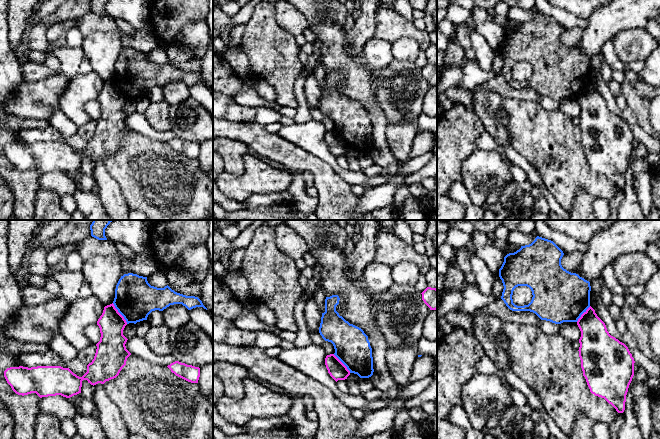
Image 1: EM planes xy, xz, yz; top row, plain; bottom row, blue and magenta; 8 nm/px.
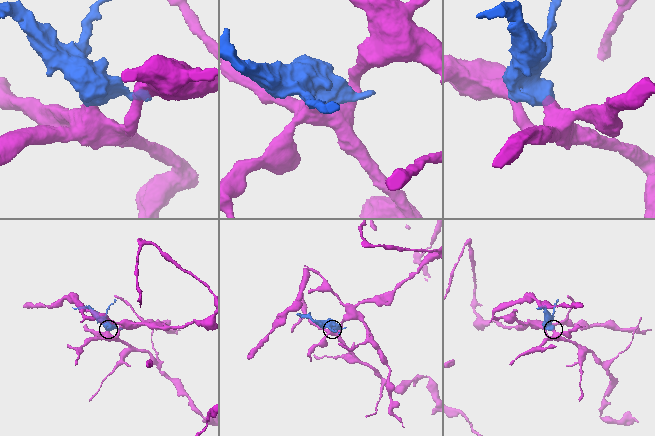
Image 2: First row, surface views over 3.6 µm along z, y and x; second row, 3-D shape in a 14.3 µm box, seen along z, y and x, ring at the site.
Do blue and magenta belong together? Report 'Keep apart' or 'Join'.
Keep apart

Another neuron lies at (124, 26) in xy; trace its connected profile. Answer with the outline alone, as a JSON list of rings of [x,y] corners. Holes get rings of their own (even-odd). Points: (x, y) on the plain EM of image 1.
[[[116,19],[116,24],[118,28],[126,35],[133,35],[135,33],[135,29],[132,25],[123,19]]]

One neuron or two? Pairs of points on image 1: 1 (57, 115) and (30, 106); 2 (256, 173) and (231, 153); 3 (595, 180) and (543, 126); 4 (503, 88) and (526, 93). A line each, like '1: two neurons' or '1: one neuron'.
1: two neurons
2: one neuron
3: one neuron
4: one neuron

